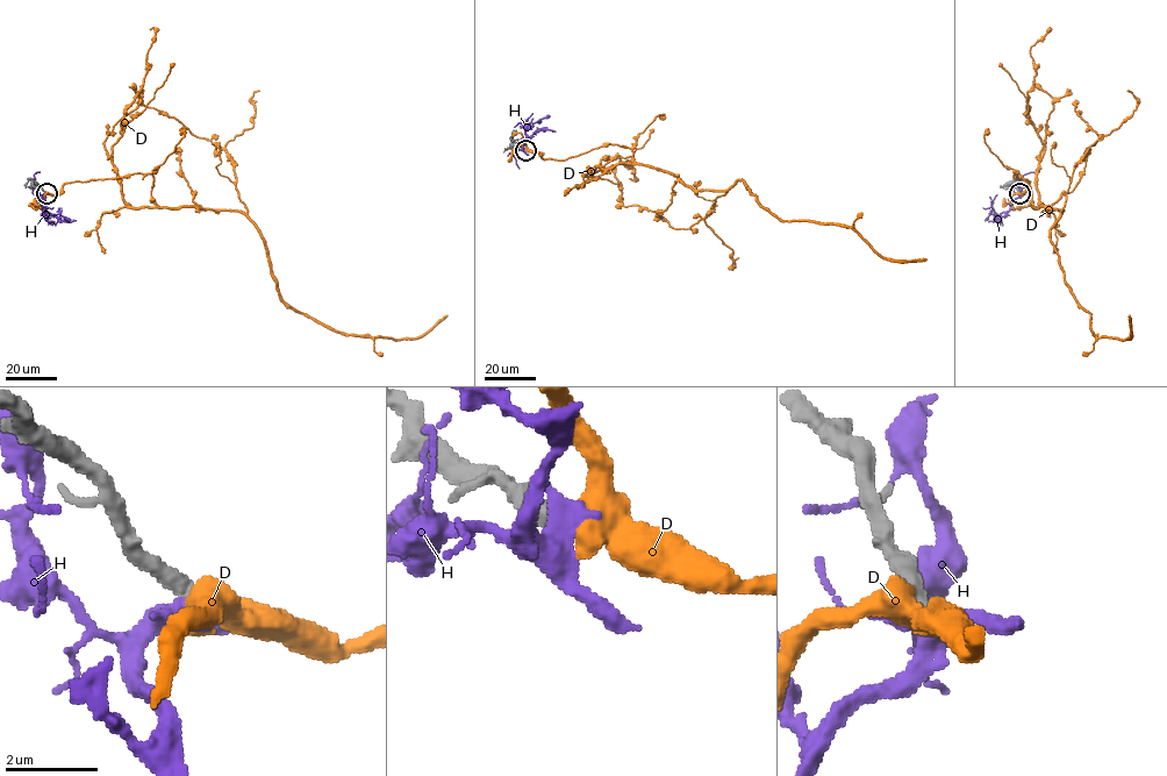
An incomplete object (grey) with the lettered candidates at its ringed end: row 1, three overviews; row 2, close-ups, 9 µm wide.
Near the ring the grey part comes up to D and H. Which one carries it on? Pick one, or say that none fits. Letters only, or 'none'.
none

